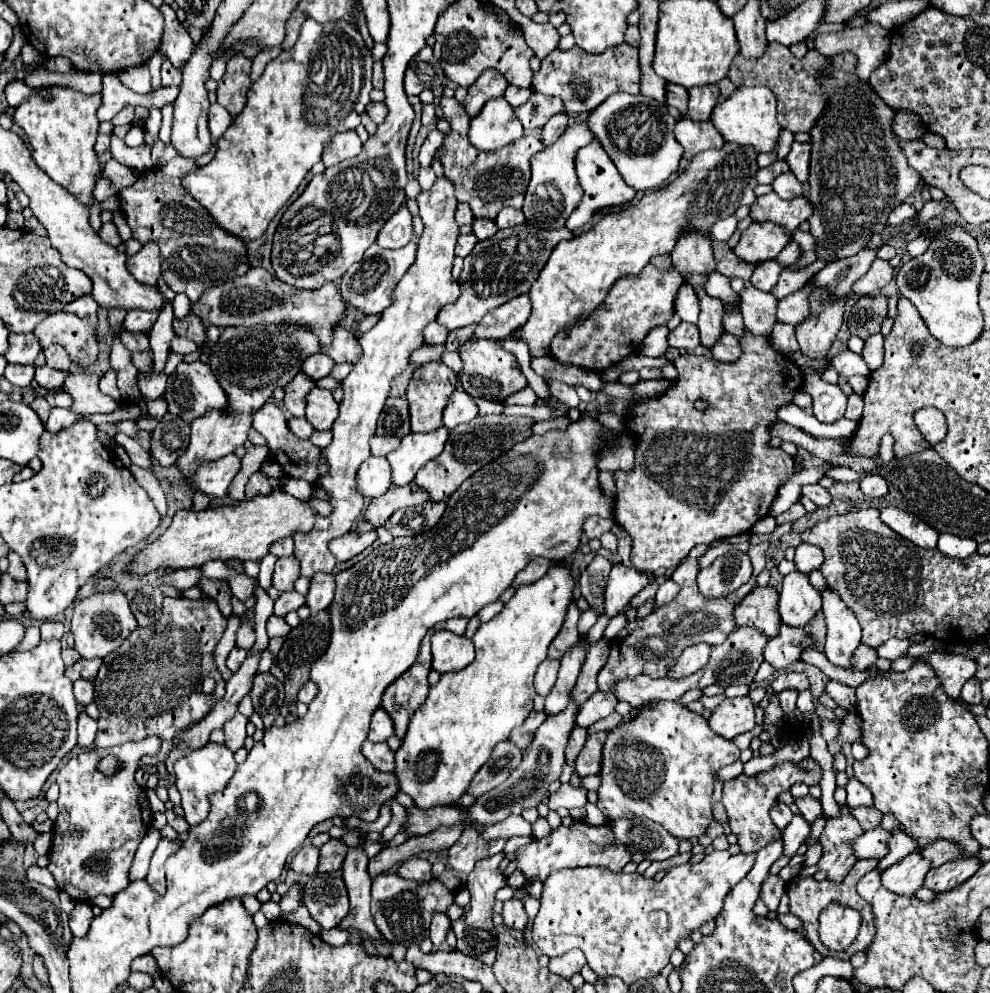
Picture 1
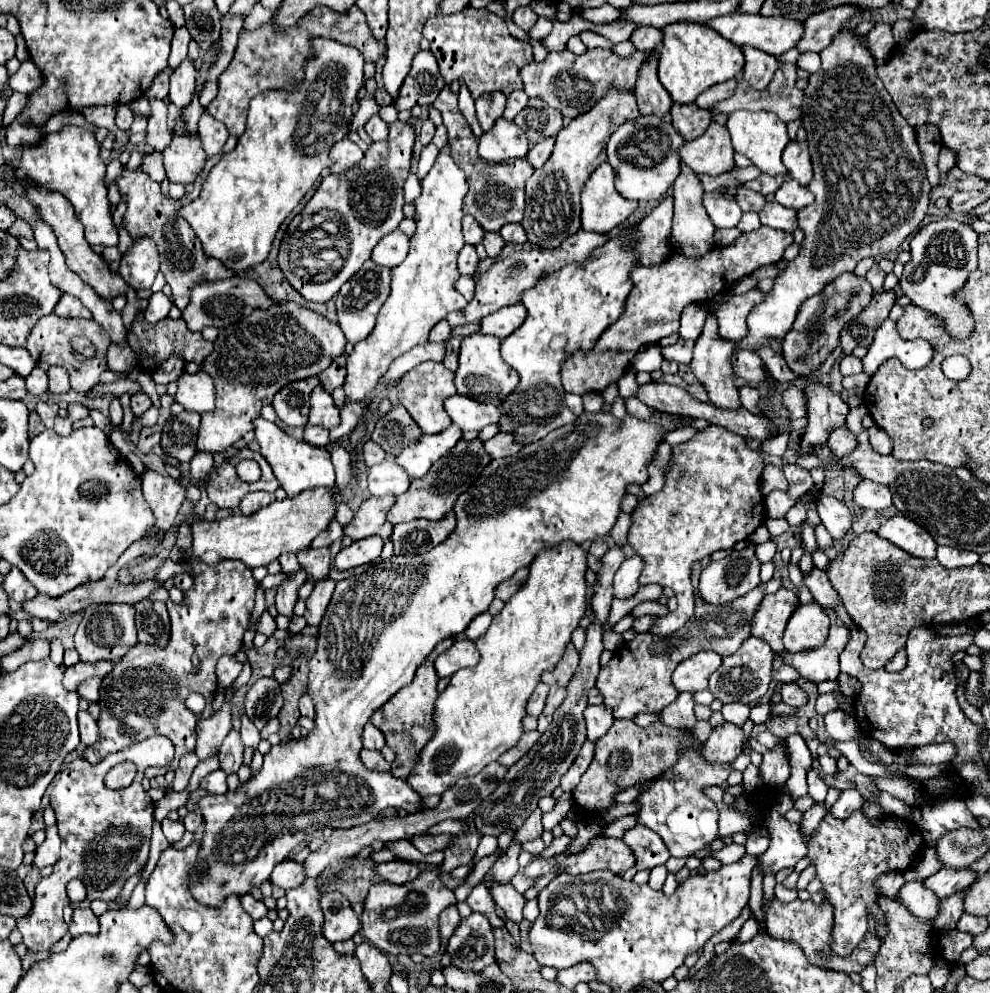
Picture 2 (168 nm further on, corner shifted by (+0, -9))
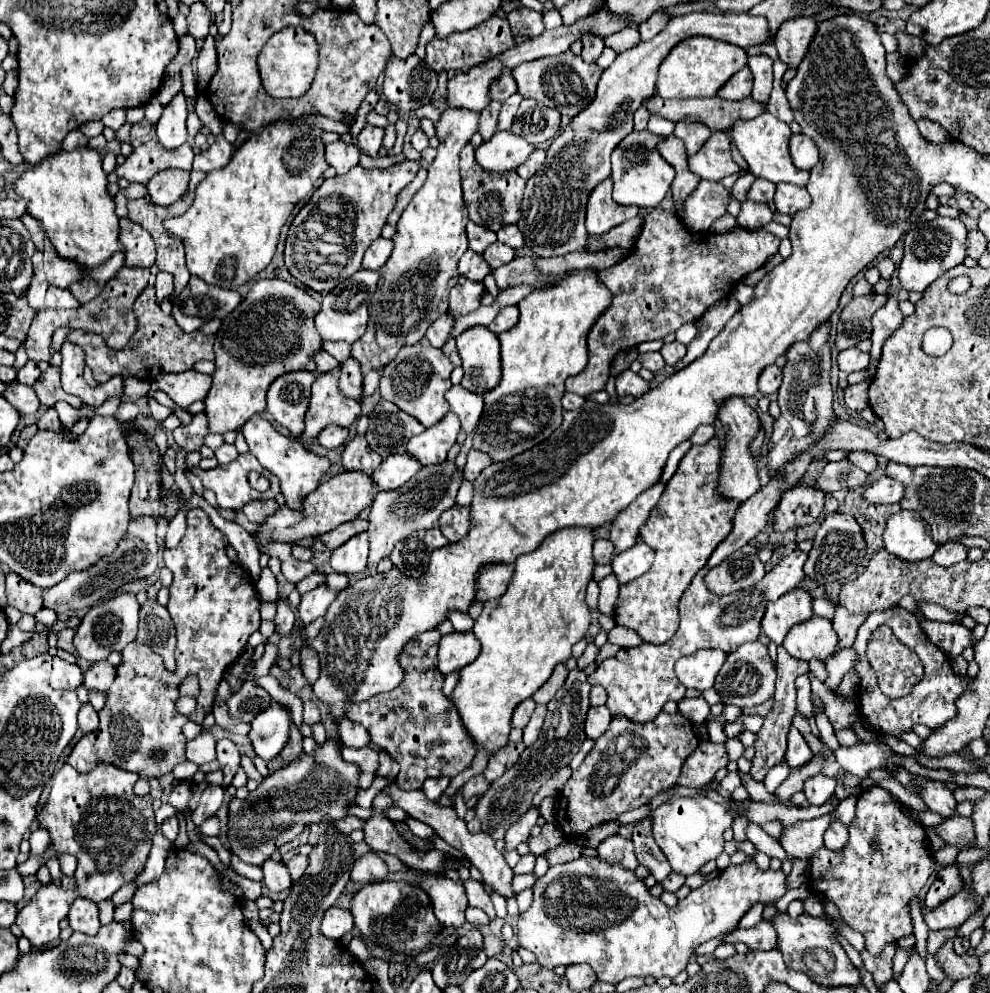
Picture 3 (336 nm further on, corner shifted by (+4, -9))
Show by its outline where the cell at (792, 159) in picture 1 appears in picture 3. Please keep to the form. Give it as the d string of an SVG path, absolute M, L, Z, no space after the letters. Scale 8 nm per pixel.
M802 133L792 135L790 153L792 153L792 161L794 161L794 165L798 169L810 171L818 163L818 147L816 147L816 143L812 143L812 139L804 137Z

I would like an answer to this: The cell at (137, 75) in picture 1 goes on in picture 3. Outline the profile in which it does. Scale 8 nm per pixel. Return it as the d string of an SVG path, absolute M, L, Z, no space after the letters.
M178 73L178 75L174 75L174 77L168 77L168 79L162 83L156 99L158 99L162 105L168 105L170 99L172 99L176 93L180 93L180 91L182 91L182 75Z

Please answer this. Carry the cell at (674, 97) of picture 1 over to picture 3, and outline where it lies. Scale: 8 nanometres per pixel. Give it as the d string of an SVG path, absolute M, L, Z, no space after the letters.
M676 123L676 129L674 129L674 135L684 141L688 155L694 155L708 141L710 133L712 131L702 123Z

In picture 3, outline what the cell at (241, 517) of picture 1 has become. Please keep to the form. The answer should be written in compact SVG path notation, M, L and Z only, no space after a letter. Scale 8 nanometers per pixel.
M344 471L328 481L320 483L320 487L310 493L304 499L304 511L288 511L288 507L280 507L272 517L268 517L260 529L258 529L258 539L262 545L268 541L282 541L282 543L292 543L298 539L308 539L308 537L320 537L322 533L352 521L358 517L358 513L366 507L372 505L374 499L374 483L372 477L366 475L364 471Z

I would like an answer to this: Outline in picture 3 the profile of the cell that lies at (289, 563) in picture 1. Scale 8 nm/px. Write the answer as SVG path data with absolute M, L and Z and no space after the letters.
M278 601L278 613L276 613L274 623L276 623L276 633L280 637L286 637L286 635L292 633L296 617L294 617L294 613L292 613L292 609L286 601Z

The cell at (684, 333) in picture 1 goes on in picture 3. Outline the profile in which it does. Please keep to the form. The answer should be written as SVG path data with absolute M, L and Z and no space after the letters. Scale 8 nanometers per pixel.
M672 341L672 343L668 343L668 345L664 345L662 349L660 349L660 353L662 353L662 357L664 357L664 361L666 361L666 365L674 365L674 363L678 363L684 355L686 355L686 347L682 345L682 343L678 343L678 341Z

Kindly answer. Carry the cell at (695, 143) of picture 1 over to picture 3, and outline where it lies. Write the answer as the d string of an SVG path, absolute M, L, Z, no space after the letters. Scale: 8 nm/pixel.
M712 133L706 145L688 157L690 171L708 181L720 181L732 173L738 173L740 167L732 159L730 139L726 133Z

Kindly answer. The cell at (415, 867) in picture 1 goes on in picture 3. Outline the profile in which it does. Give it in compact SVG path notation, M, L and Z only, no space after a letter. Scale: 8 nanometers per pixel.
M366 853L362 855L360 859L356 859L352 871L350 871L350 879L354 883L380 883L388 877L388 869L386 869L386 863L374 855L374 853Z

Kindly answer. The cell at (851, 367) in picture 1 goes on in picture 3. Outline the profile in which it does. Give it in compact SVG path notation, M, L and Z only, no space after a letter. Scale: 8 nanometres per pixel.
M858 347L844 349L838 355L838 367L844 373L854 373L854 371L864 371L870 363L870 353L862 353Z

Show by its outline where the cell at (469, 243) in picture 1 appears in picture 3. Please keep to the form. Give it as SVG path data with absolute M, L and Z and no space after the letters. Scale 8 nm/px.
M468 249L460 257L458 271L460 271L460 275L464 275L464 277L468 277L472 281L484 281L484 277L490 273L490 267L488 267L488 263L484 261L482 255L478 255L478 253Z

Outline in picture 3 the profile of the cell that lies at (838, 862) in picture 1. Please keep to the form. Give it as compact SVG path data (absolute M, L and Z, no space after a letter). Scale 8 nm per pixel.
M882 787L858 795L856 817L848 831L850 839L842 851L822 847L812 855L810 889L830 899L846 925L864 935L866 951L880 955L888 943L912 933L908 907L936 869L936 859L926 847L926 827Z

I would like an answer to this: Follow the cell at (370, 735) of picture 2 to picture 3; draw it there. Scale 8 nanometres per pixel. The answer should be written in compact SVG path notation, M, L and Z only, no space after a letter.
M338 719L338 737L342 741L344 747L366 747L370 743L370 735L364 727L360 727L358 723L350 721L350 719Z

